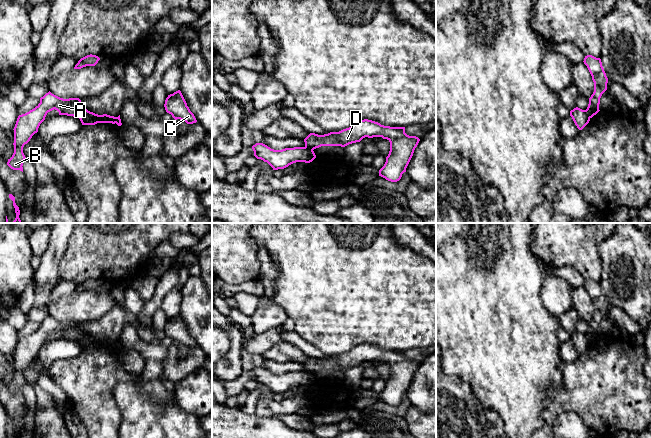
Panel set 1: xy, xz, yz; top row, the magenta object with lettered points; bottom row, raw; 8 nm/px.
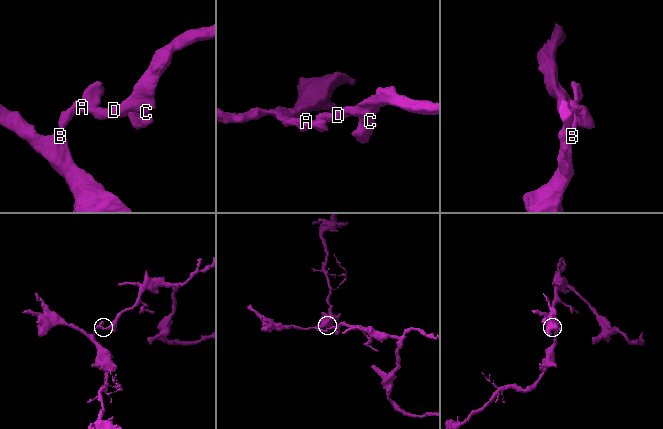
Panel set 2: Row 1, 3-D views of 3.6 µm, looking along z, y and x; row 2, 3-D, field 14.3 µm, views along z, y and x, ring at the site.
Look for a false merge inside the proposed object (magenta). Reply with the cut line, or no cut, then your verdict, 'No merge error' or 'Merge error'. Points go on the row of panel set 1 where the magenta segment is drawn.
Split along xy (88, 111), (84, 112), (79, 118). Merge error

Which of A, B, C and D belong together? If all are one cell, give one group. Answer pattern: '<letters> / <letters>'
A B / C D

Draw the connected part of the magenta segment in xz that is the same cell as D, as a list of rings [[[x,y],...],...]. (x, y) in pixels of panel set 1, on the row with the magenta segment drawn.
[[[364,119],[339,132],[324,135],[310,133],[305,139],[305,147],[316,149],[321,146],[341,146],[360,142],[363,138],[382,137],[390,142],[390,151],[379,176],[391,182],[397,182],[413,156],[420,139],[405,133],[405,127],[390,127],[378,122]]]

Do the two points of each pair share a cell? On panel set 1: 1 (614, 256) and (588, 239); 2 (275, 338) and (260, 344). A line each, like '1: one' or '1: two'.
1: two
2: one

